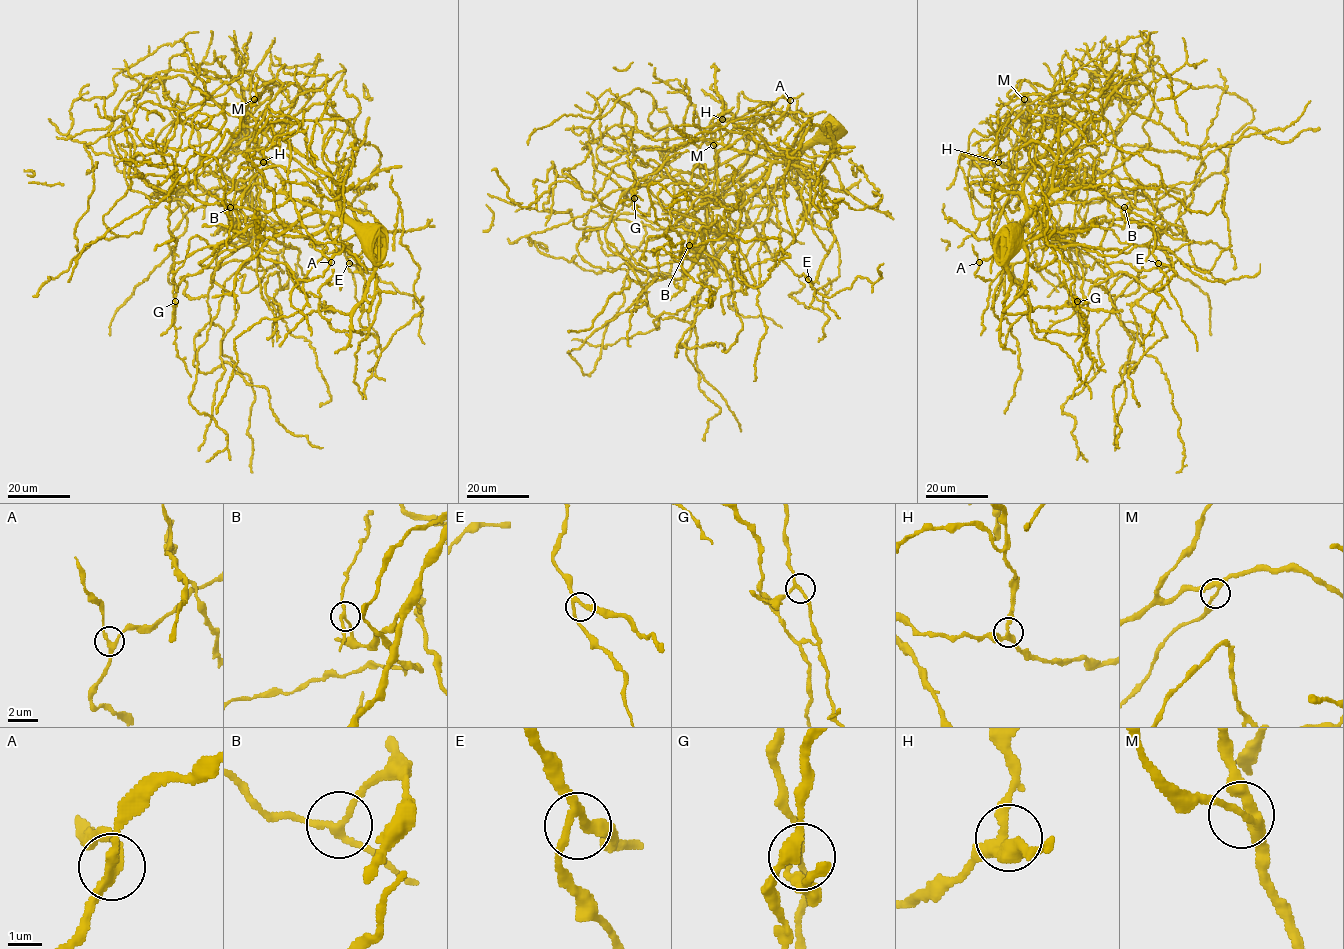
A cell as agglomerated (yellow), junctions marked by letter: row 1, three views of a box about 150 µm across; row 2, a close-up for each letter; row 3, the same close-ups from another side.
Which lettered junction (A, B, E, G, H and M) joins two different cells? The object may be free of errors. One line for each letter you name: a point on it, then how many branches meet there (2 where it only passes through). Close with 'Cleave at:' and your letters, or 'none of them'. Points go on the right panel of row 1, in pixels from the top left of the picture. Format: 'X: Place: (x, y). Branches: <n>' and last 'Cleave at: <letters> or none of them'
B: Place: (1124, 207). Branches: 3
Cleave at: B

